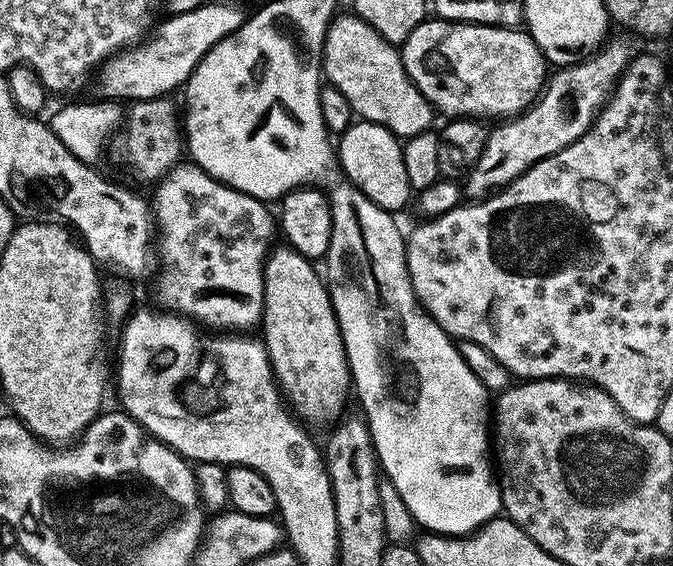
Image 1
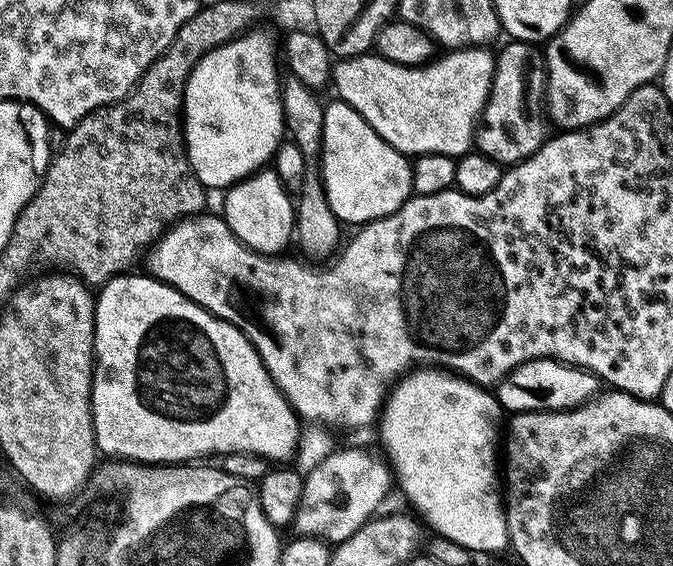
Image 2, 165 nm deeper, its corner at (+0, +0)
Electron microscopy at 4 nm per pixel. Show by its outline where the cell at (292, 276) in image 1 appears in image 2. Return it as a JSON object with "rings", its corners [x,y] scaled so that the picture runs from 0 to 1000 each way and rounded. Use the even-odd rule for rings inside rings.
{"rings":[[[388,300],[337,334],[330,380],[361,431],[392,452],[416,452],[441,415],[441,362],[407,300]]]}

